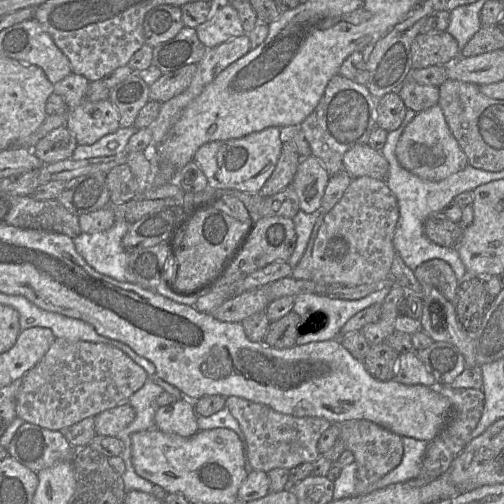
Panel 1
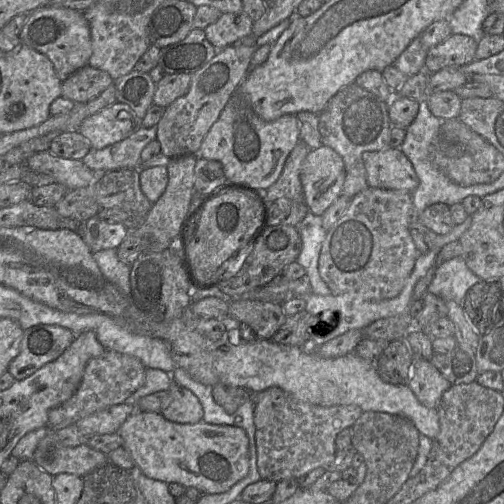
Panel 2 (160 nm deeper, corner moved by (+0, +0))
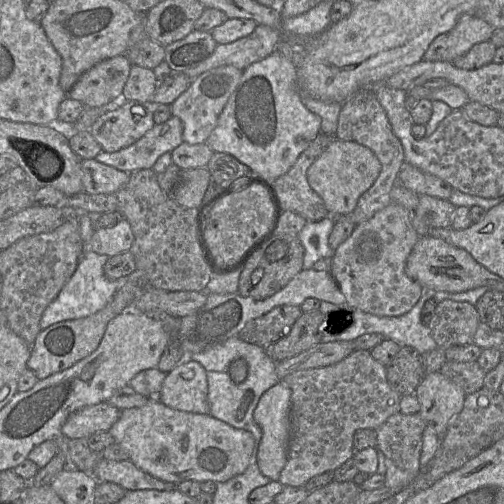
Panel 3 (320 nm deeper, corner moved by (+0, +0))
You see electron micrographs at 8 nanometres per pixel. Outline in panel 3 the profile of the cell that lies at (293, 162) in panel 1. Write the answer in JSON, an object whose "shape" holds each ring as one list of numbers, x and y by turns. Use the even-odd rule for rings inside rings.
{"shape":[[319,133,289,171,273,181,283,211,299,214,308,222,329,216,323,199,310,187,307,170,335,137]]}

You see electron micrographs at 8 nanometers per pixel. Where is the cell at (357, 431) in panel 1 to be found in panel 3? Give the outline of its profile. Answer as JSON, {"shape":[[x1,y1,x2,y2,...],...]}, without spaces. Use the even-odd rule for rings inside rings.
{"shape":[[401,412,391,415,382,425,375,429,377,433,376,449,384,455,386,465,385,486,388,488,405,488,419,474,420,454,422,450,422,435,426,425,419,412,403,414]]}

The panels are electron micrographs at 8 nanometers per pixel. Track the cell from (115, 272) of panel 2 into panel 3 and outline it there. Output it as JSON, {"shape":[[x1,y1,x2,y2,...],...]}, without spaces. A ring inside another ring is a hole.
{"shape":[[90,249,85,251,73,276,43,312,40,320,41,330,56,323,92,316,107,306,125,283,125,279,111,280,105,276,104,265,108,259,107,255,97,254]]}

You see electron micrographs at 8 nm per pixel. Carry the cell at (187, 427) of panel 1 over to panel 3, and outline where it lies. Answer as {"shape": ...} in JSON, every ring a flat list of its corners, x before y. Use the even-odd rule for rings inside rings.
{"shape":[[196,361,178,364,167,373,158,400,175,410,209,414,207,371]]}

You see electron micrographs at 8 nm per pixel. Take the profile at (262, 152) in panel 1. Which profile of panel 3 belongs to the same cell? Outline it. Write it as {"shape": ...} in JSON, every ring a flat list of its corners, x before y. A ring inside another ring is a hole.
{"shape":[[275,50,266,58,250,64,243,70,240,81,220,114,216,127,206,144,214,153,226,153,249,167,253,175,272,181,286,174,299,155,321,133,321,119,306,108,299,88,299,70,281,52]]}

